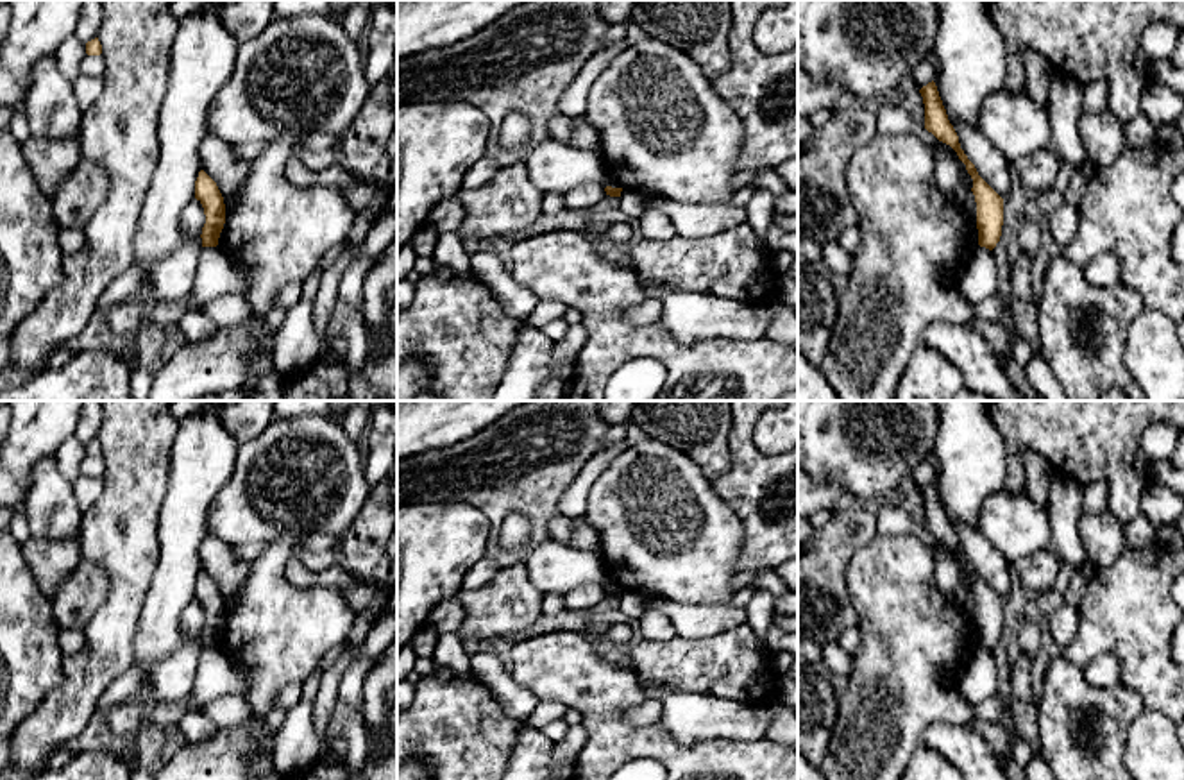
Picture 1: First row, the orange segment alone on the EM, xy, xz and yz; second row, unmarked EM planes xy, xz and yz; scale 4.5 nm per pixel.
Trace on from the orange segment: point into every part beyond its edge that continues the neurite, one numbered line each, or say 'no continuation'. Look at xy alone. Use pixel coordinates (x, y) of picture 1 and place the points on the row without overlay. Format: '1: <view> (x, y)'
no continuation

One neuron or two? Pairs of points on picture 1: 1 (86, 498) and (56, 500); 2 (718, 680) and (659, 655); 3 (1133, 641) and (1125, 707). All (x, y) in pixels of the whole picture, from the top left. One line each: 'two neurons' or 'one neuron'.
1: two neurons
2: one neuron
3: two neurons

